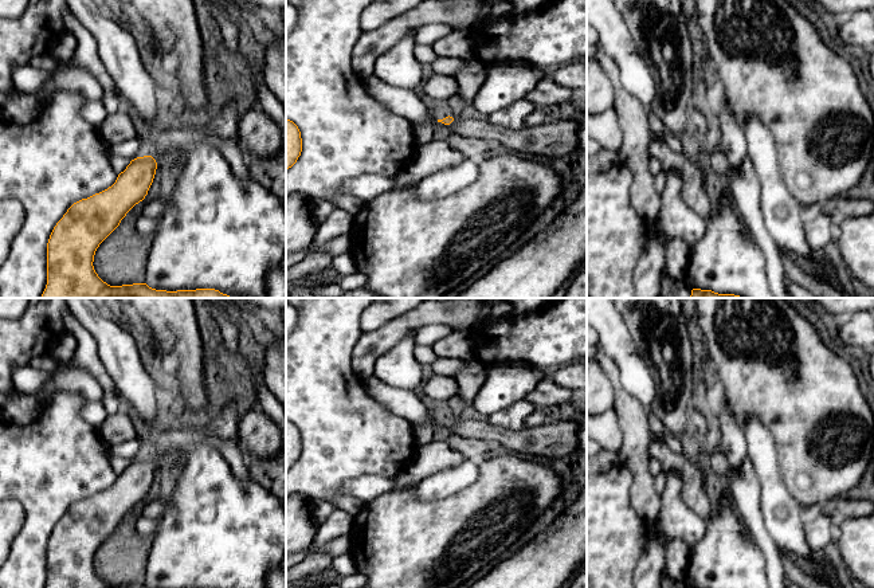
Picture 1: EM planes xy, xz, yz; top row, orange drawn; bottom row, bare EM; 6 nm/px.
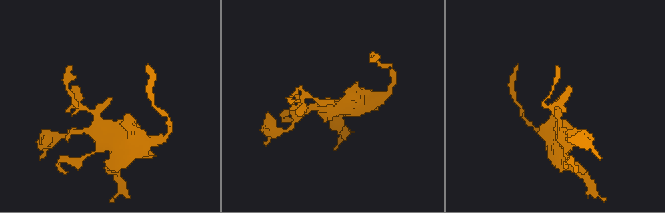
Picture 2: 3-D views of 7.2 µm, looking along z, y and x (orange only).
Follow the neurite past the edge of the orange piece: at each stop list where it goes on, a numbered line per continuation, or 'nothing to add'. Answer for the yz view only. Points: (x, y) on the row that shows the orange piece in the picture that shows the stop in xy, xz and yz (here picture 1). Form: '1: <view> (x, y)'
nothing to add

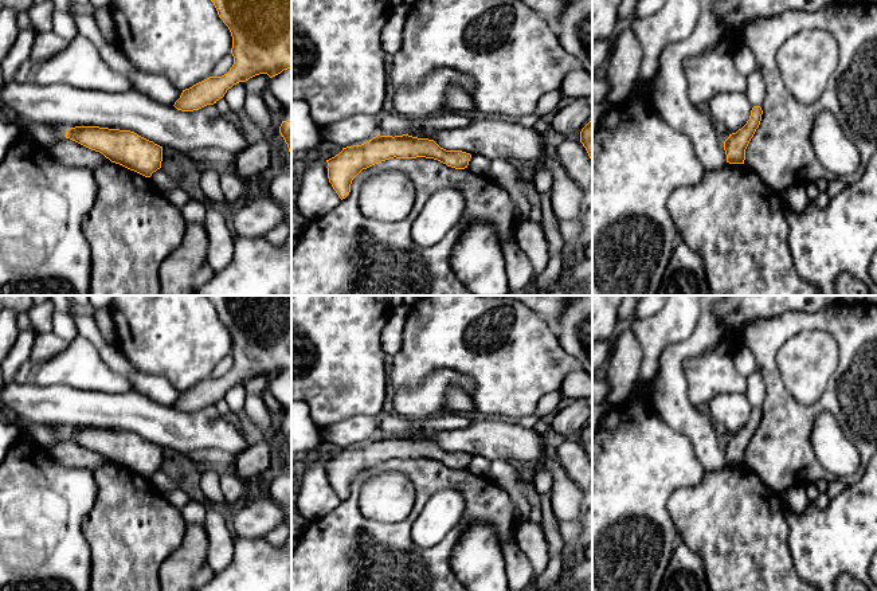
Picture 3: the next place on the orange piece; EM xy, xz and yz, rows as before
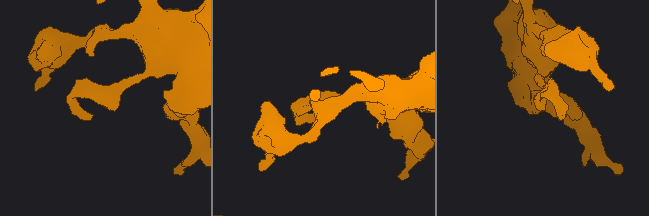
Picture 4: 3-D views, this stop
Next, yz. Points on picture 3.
nothing to add

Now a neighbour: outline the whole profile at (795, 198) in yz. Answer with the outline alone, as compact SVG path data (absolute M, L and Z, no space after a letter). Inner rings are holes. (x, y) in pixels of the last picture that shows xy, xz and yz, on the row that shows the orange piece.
M804 184L792 185L783 191L782 199L786 206L786 211L794 214L802 214L810 201Z

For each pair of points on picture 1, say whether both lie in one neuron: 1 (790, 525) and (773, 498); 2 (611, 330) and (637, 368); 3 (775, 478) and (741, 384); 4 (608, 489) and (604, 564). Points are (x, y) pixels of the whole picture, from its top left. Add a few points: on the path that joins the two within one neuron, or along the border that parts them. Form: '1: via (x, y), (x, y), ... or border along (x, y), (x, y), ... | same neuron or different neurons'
1: via (782, 522), (779, 520), (779, 506) | same neuron
2: via (615, 340), (627, 359) | same neuron
3: border along (741, 424), (755, 416), (773, 440) | different neurons
4: via (604, 508), (604, 545) | same neuron

